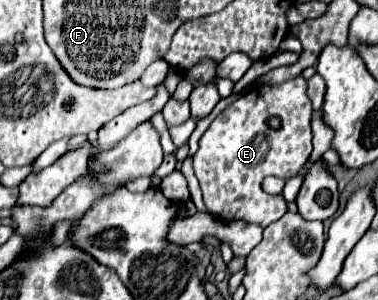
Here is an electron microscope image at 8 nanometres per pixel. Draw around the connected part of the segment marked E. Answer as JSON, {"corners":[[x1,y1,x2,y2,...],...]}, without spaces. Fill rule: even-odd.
{"corners":[[296,77,272,87,256,85,256,89,252,89,250,93,234,101,230,107,226,107,200,137,198,143,200,147,194,155,194,173,200,181,206,209,222,221,242,219,248,223,256,223,260,227,268,227,270,223,278,221,286,213,286,201,282,195,264,193,262,181,268,175,282,179,292,179,298,175,298,171,302,169,302,165,308,161,312,153,310,117,312,117,312,103,306,95,304,77]]}

